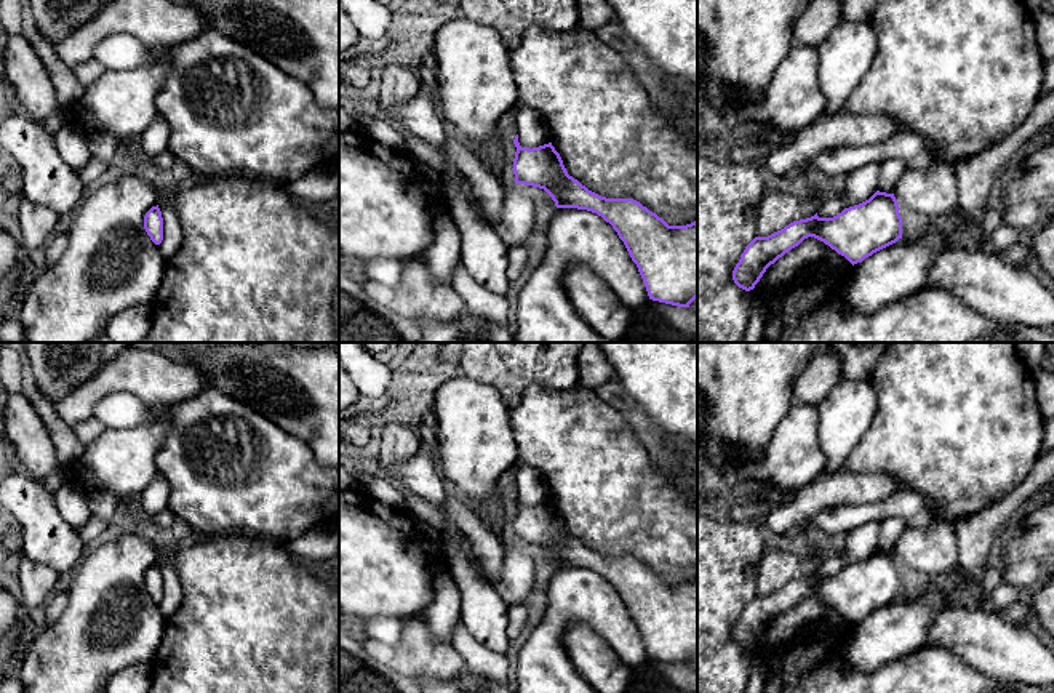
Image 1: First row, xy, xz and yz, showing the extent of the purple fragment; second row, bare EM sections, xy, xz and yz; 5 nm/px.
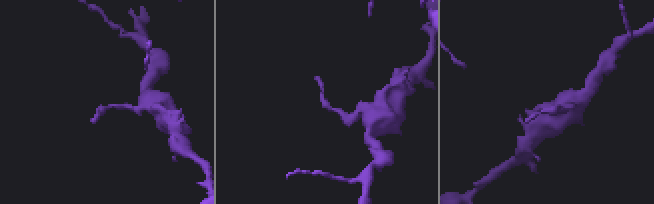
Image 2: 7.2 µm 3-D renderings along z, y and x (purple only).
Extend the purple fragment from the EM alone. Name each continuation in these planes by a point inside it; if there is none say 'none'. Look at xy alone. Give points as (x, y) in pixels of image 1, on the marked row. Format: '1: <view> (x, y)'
none

